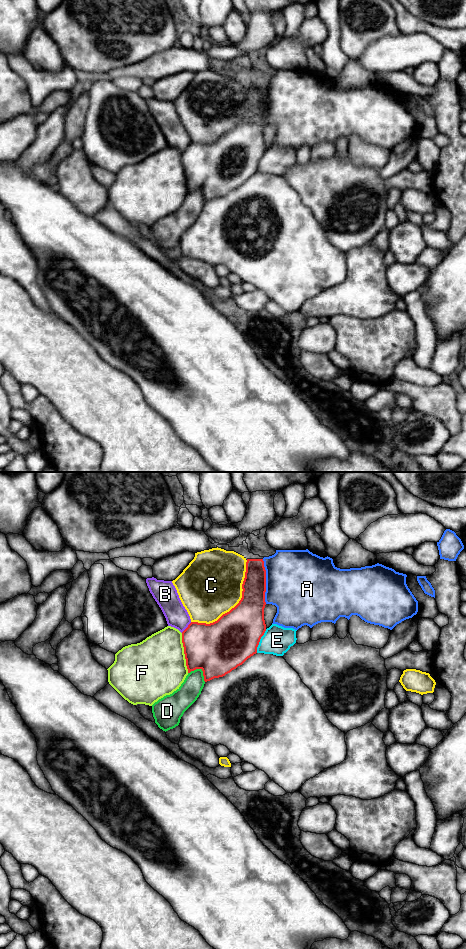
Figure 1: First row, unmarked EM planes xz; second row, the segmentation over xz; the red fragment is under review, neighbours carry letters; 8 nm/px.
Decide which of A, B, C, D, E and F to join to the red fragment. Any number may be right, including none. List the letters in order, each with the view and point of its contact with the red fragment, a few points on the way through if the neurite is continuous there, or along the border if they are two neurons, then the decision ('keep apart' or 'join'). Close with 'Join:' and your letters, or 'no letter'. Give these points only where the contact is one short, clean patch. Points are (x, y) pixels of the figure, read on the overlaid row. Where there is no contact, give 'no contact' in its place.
A: xz (265, 581) | along xz (262, 559), (265, 570), (266, 603) | keep apart
B: xz (187, 627) | keep apart
C: xz (236, 605) | keep apart
D: xz (200, 668) | join
E: xz (259, 641) | keep apart
F: xz (184, 653) | keep apart
Join: D

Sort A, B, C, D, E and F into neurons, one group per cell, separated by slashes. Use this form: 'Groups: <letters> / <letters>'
Groups: A / B / C / D / E / F

